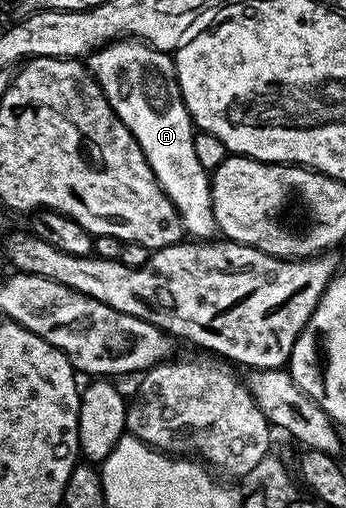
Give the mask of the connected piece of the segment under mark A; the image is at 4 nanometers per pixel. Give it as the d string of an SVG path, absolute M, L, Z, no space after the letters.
M119 40L89 55L88 69L97 80L102 95L108 100L118 119L126 125L128 132L132 132L132 136L140 144L156 180L162 185L163 192L170 197L172 204L182 216L183 231L194 240L213 239L218 234L218 225L214 219L210 195L211 175L202 169L200 160L196 156L194 147L196 127L190 120L190 113L178 87L173 57L167 51L157 50L155 46L147 46L141 40Z

